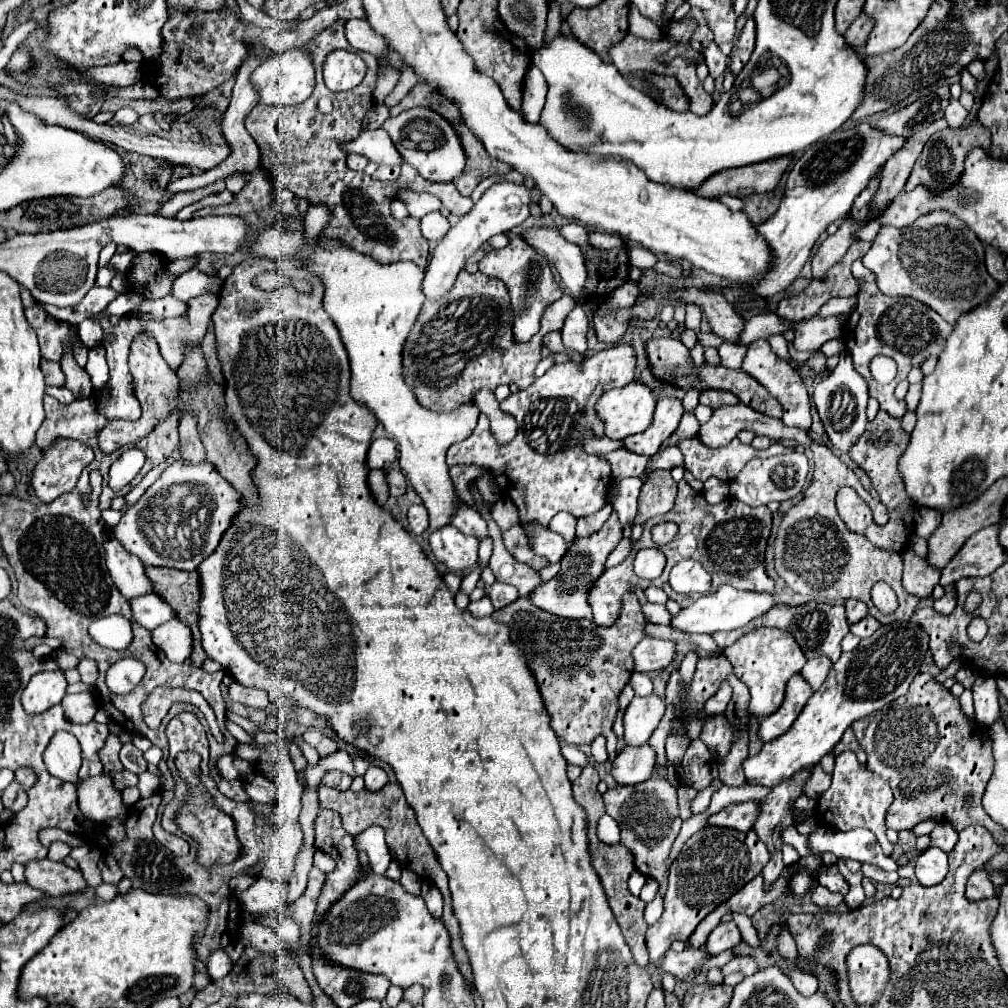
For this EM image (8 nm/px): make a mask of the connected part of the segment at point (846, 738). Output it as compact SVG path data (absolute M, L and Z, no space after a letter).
M847 729L847 731L843 733L841 741L835 745L835 749L833 749L833 751L835 751L835 755L837 755L837 753L841 753L841 751L845 751L845 749L851 749L851 751L857 755L857 761L859 761L861 765L865 765L865 763L867 763L865 751L863 751L863 749L861 749L861 745L857 743L853 729Z

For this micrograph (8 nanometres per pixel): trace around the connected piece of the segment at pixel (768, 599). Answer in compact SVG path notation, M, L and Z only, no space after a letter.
M721 585L717 591L703 595L701 599L681 609L677 615L673 615L669 627L679 629L683 633L707 633L707 635L713 635L717 631L733 631L733 629L745 627L751 619L767 613L773 605L775 603L773 603L771 593L745 593L729 585Z

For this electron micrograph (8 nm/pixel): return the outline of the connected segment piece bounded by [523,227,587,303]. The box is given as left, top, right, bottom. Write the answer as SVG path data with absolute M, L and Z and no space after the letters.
M531 227L523 231L523 239L529 247L545 253L549 263L559 271L563 285L583 303L581 289L585 285L587 269L583 263L581 249L567 239L555 227Z

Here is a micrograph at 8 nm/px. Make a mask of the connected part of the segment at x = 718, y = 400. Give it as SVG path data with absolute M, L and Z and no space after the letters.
M705 391L705 393L701 393L699 403L709 405L715 411L723 405L737 405L737 397L733 397L733 393L725 393L725 391Z

